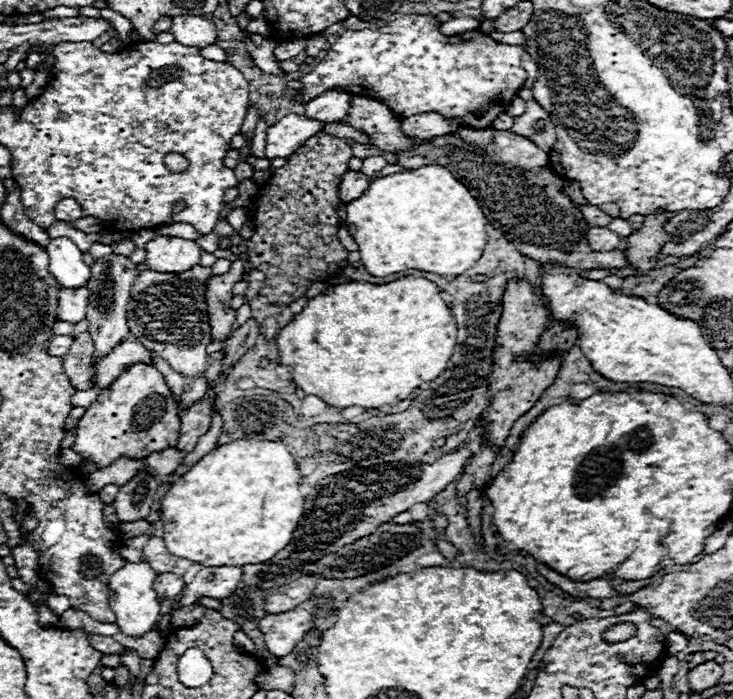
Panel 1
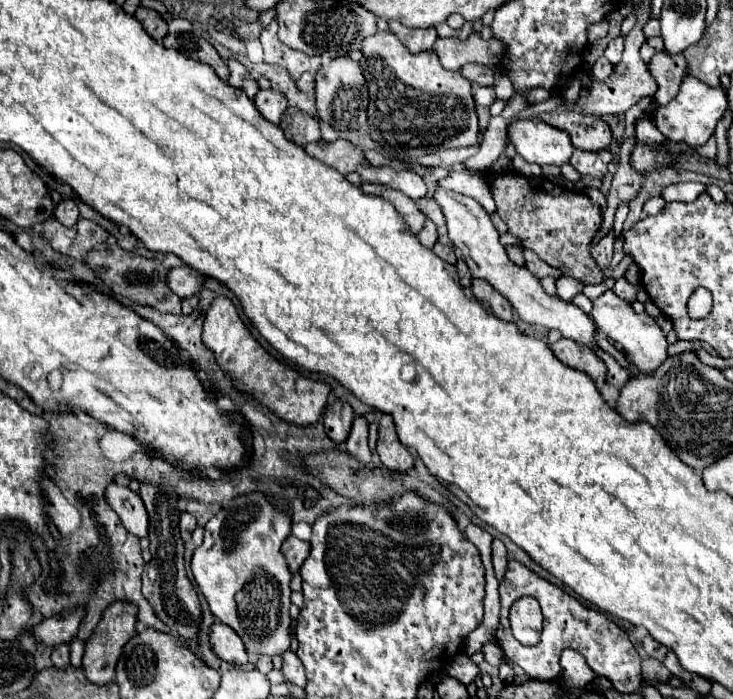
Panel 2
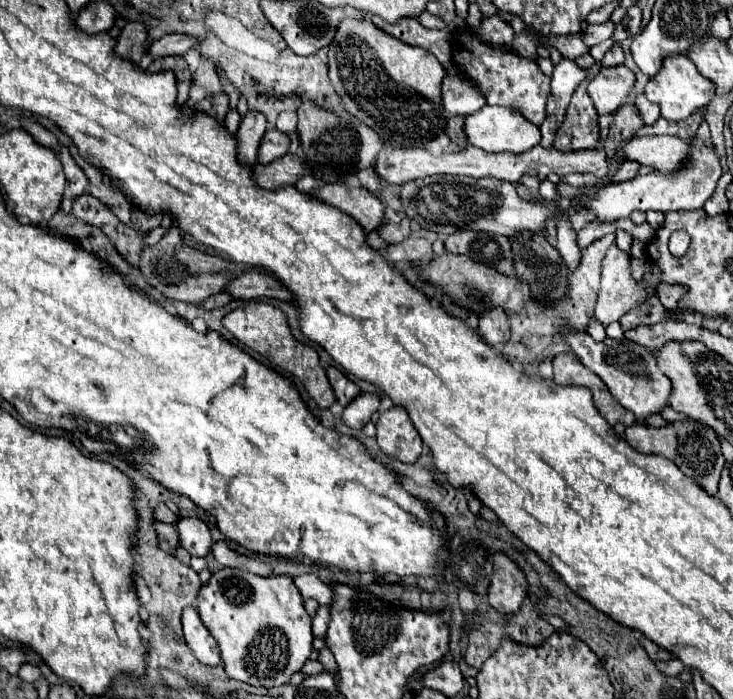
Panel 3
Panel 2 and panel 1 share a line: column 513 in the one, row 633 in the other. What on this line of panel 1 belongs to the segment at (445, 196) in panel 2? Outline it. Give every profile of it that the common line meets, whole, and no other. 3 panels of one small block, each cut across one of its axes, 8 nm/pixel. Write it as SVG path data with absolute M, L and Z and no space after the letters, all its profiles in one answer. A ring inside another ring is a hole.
M294 608L282 614L266 614L256 624L262 630L268 652L280 658L294 652L298 642L312 630L314 616L310 610Z

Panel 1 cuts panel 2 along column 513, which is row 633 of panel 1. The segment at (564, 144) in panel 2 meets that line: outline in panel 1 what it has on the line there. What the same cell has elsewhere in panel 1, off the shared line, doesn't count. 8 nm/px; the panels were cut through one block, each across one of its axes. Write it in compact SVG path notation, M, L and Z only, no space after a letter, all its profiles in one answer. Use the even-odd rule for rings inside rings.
M126 562L118 572L112 574L108 582L108 602L110 608L116 614L116 624L120 626L120 632L126 636L140 636L152 630L158 614L160 614L160 602L156 598L156 592L152 588L156 578L156 572L148 562Z

